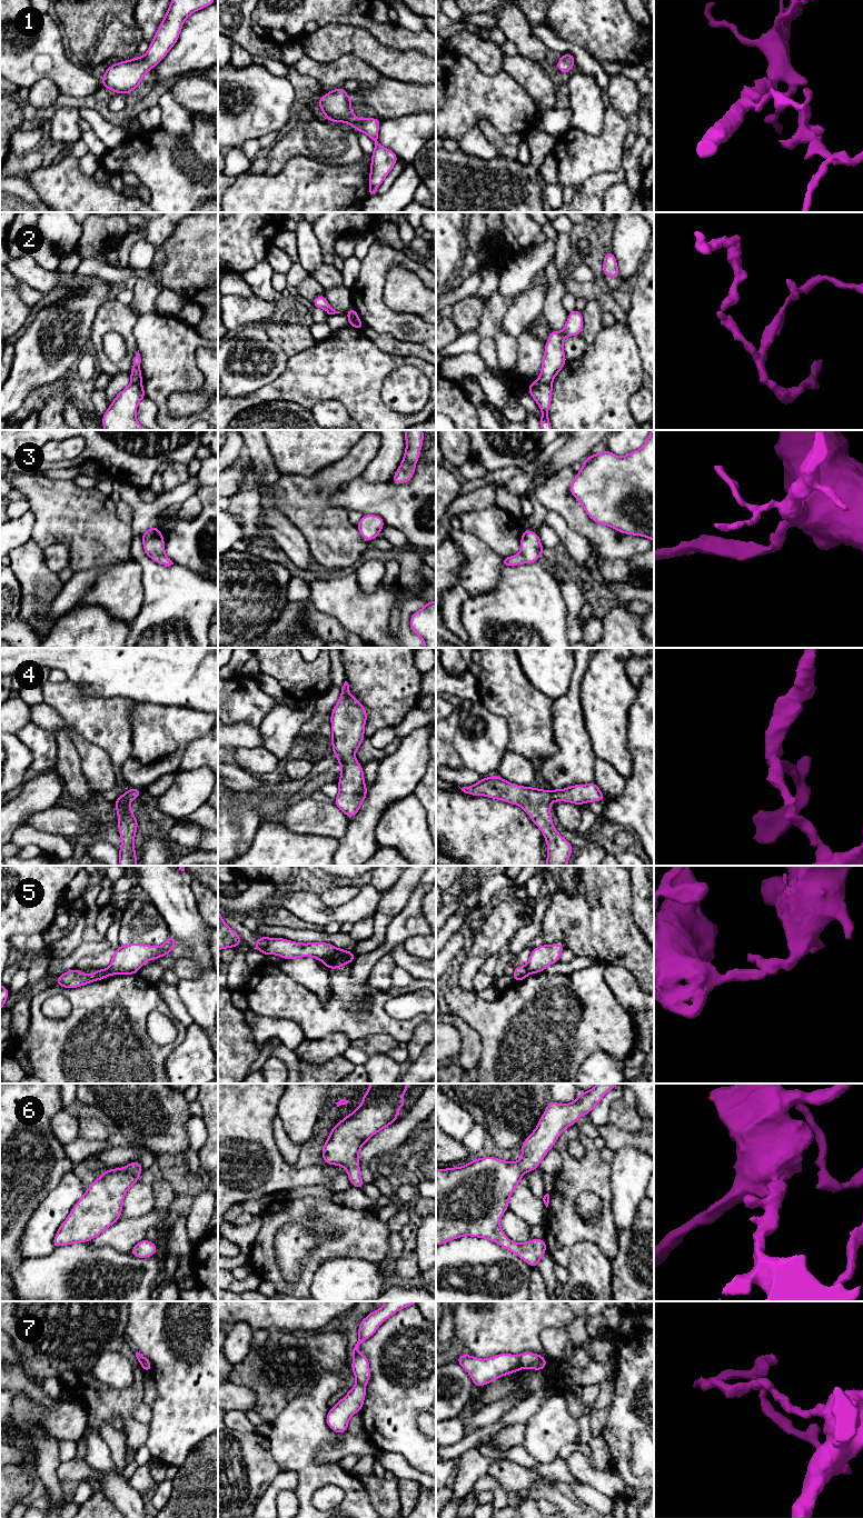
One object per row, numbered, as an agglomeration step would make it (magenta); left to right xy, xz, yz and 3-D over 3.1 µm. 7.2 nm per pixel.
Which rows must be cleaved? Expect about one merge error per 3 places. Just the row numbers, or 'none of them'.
2, 5, 7

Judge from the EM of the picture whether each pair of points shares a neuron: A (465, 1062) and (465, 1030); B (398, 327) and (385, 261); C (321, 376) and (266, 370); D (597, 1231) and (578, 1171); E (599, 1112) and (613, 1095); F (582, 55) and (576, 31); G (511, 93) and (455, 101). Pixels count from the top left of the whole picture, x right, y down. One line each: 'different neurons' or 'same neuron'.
A: same neuron
B: same neuron
C: different neurons
D: same neuron
E: same neuron
F: different neurons
G: same neuron

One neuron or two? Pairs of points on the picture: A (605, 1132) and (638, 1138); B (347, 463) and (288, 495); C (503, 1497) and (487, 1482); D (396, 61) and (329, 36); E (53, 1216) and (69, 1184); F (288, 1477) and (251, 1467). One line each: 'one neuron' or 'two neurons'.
A: one neuron
B: one neuron
C: one neuron
D: one neuron
E: one neuron
F: two neurons

